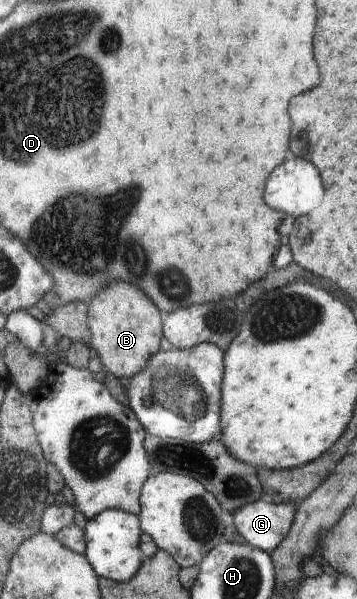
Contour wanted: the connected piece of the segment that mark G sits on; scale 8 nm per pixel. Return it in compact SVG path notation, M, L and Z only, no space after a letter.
M264 497L236 510L232 523L241 537L262 551L276 550L294 519L295 502L276 504Z

